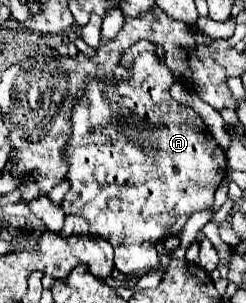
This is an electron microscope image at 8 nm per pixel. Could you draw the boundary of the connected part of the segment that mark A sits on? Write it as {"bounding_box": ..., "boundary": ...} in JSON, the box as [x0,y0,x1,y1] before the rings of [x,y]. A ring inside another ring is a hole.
{"bounding_box":[60,40,226,276],"boundary":[[[138,40],[128,52],[124,52],[120,66],[130,70],[130,76],[124,80],[92,80],[84,92],[84,100],[72,110],[72,136],[64,148],[64,160],[68,164],[68,184],[70,192],[64,196],[60,208],[66,216],[82,216],[90,224],[90,234],[108,240],[114,248],[114,268],[124,276],[134,276],[158,268],[158,250],[156,244],[162,238],[176,236],[182,232],[190,214],[208,210],[214,204],[214,192],[226,176],[226,154],[214,142],[212,134],[204,126],[202,118],[184,104],[178,104],[170,96],[172,72],[166,64],[156,60],[156,46],[148,40]],[[120,116],[140,116],[148,120],[156,132],[152,140],[158,144],[154,148],[140,148],[132,144],[116,124]]]}

